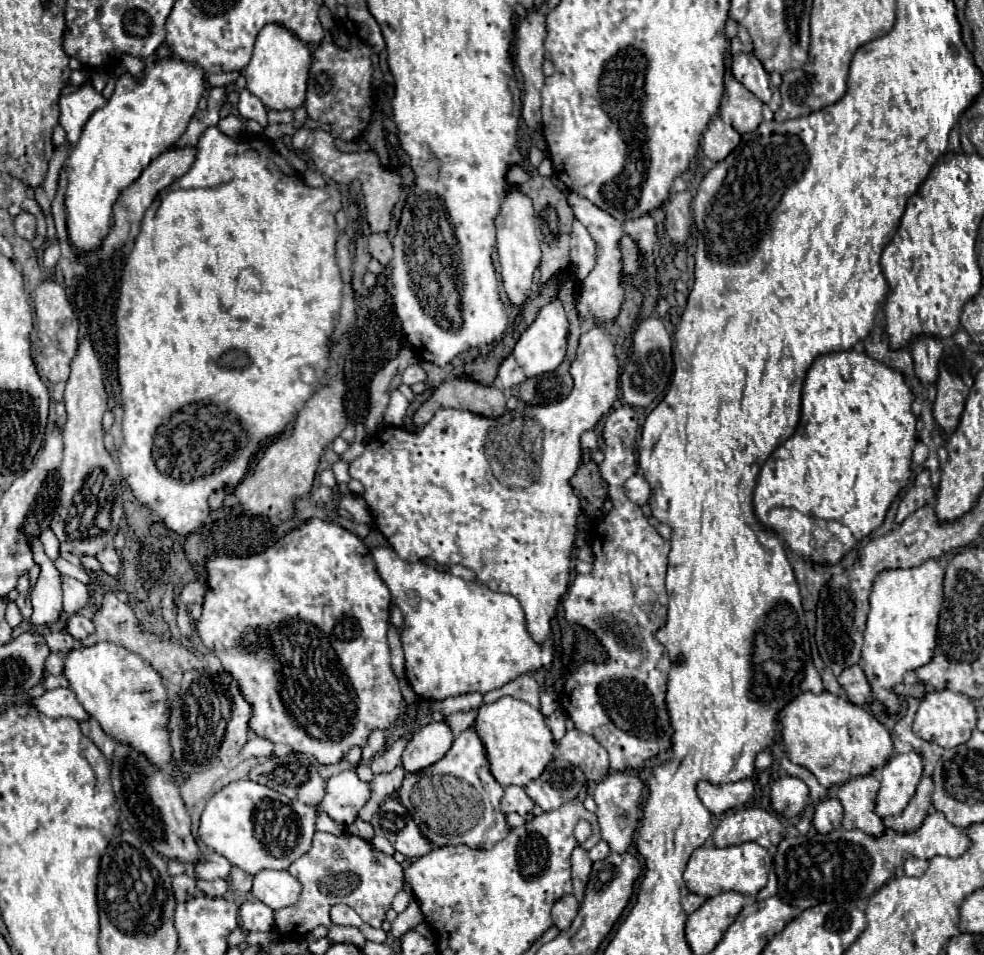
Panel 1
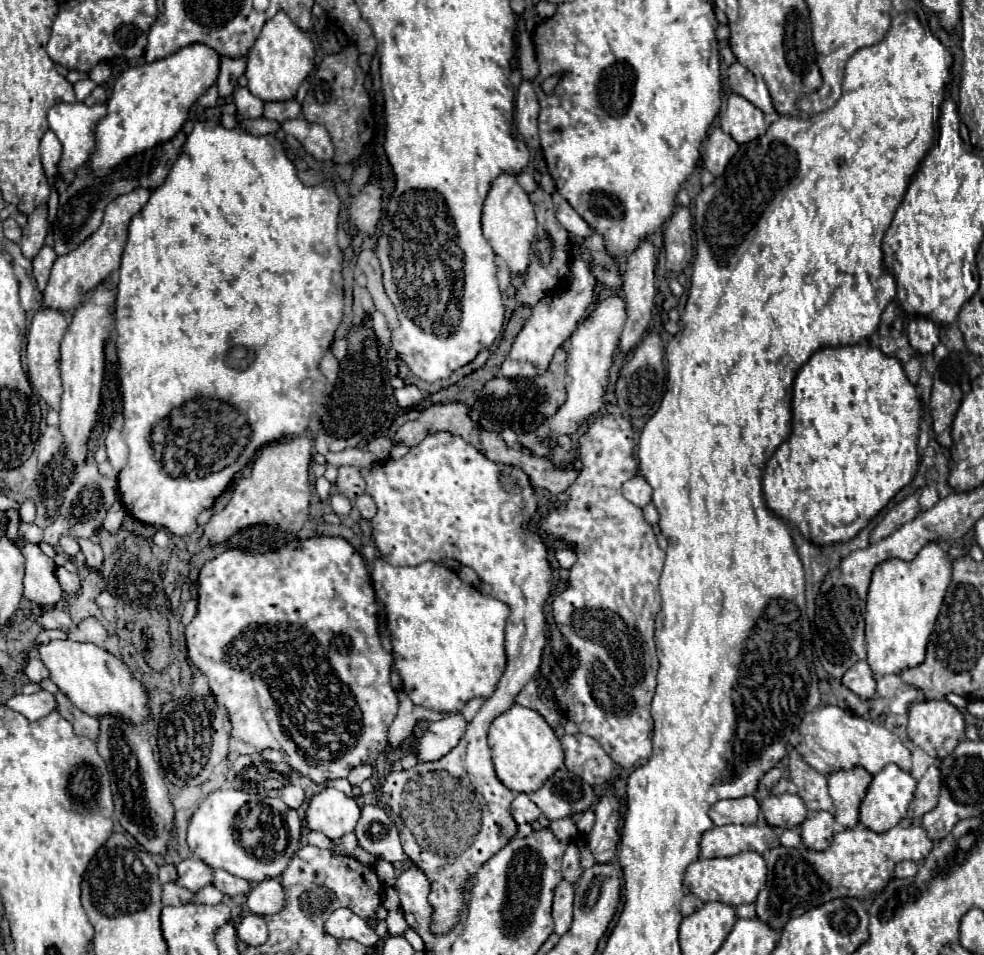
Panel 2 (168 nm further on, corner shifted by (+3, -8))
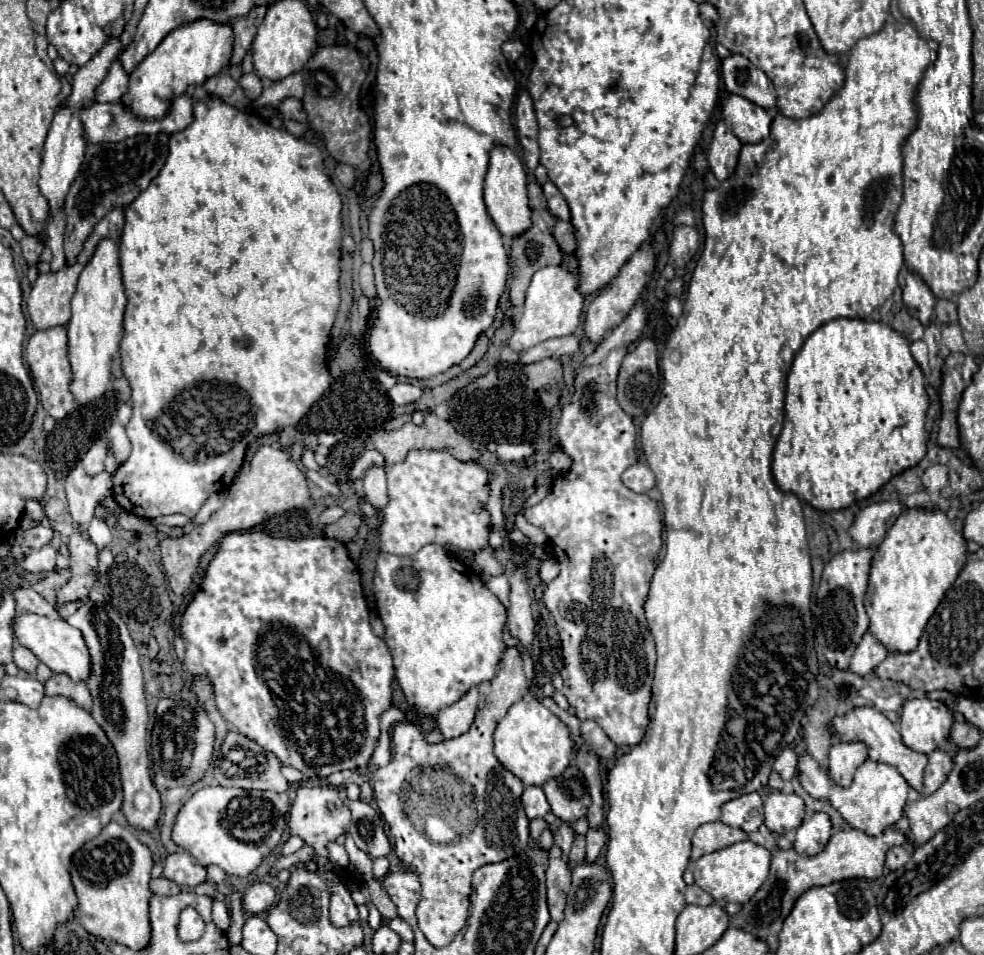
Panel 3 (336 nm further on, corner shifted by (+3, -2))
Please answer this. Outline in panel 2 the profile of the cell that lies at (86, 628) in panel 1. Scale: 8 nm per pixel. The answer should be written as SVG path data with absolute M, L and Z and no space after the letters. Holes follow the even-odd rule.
M48 608L42 610L42 614L38 616L38 622L42 628L60 628L62 632L70 632L74 628L70 614L64 612L62 608Z

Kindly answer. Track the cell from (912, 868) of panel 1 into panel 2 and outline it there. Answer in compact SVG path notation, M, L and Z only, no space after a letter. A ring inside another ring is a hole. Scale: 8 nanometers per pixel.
M904 860L896 864L896 878L912 878L918 874L918 866L912 860Z

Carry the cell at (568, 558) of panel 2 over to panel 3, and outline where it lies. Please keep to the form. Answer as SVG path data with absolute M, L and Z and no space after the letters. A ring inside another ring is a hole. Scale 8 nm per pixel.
M523 513L517 514L515 517L515 525L522 530L522 532L530 538L534 545L543 545L548 537L540 528L532 526L524 517Z

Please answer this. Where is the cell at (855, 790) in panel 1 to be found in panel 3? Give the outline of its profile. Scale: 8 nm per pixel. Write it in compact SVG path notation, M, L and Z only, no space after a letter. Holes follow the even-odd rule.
M834 742L830 746L830 776L836 784L848 786L856 768L868 758L868 748L862 742Z

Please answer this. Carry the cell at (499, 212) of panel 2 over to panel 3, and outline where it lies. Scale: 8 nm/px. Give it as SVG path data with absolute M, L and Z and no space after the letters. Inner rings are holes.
M498 144L490 150L490 166L484 182L484 202L490 218L494 220L502 236L506 238L520 236L520 232L526 232L532 226L532 220L530 220L532 212L528 208L528 194L526 194L526 172L524 172L522 160L508 146Z

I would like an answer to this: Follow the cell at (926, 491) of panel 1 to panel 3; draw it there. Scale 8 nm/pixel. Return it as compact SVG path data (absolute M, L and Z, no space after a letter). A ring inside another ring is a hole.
M874 502L862 506L854 516L848 534L860 548L876 548L902 510L904 506L898 502Z

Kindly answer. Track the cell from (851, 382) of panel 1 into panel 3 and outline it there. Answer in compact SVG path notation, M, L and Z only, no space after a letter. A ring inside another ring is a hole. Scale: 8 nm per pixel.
M836 318L826 324L822 324L816 332L808 336L804 346L798 350L794 364L788 372L788 386L785 391L784 424L776 448L774 448L774 462L772 462L772 474L778 482L778 486L786 492L794 492L800 500L812 504L820 510L836 510L844 508L856 500L862 500L882 488L892 476L900 474L906 468L916 466L924 454L926 454L926 410L929 407L929 396L926 388L926 376L916 360L910 354L910 342L906 336L888 324L880 320L866 320L866 318Z

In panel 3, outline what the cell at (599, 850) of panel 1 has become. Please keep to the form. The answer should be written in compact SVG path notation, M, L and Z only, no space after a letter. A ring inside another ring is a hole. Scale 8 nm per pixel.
M576 836L574 844L572 844L572 850L568 854L568 858L576 864L582 864L584 862L584 852L586 852L586 842L584 842L584 836Z

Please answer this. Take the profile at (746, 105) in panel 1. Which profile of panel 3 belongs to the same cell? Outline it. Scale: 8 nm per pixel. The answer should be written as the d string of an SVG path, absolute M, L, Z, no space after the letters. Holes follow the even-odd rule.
M732 94L726 100L722 108L722 118L742 144L762 142L770 134L770 114L764 108L752 104L750 100L744 100L742 96Z

